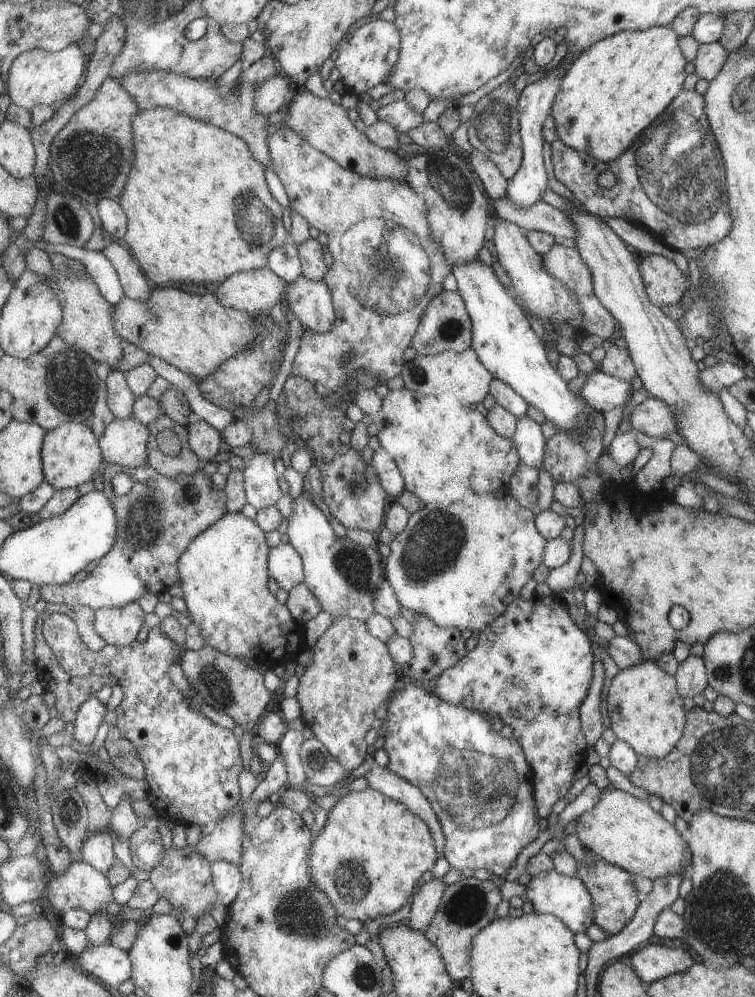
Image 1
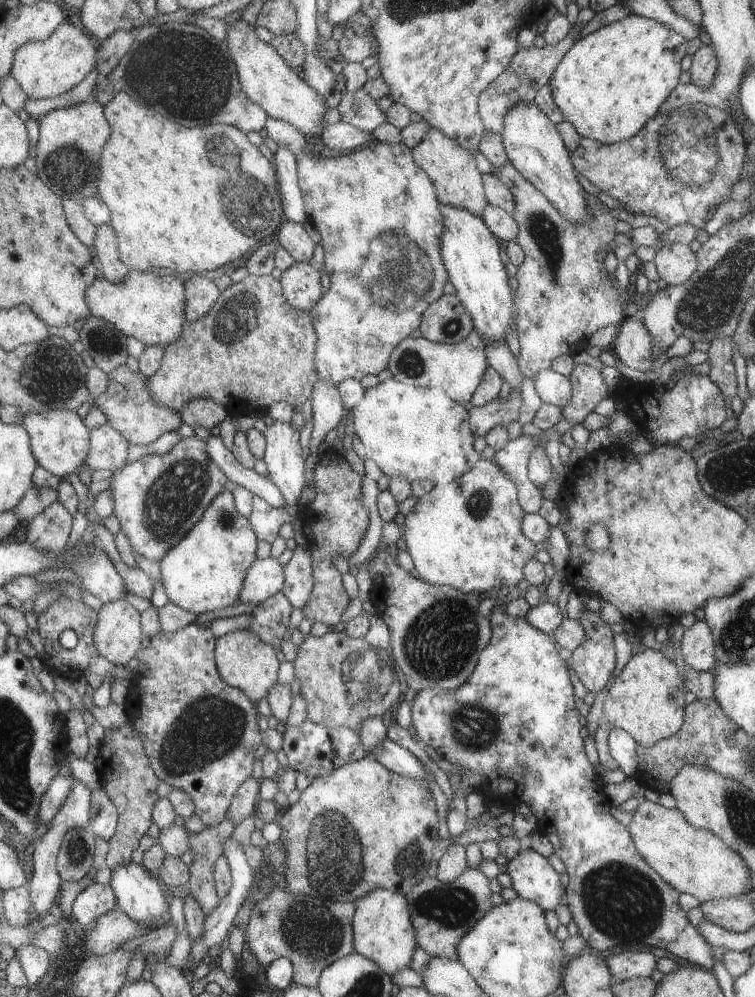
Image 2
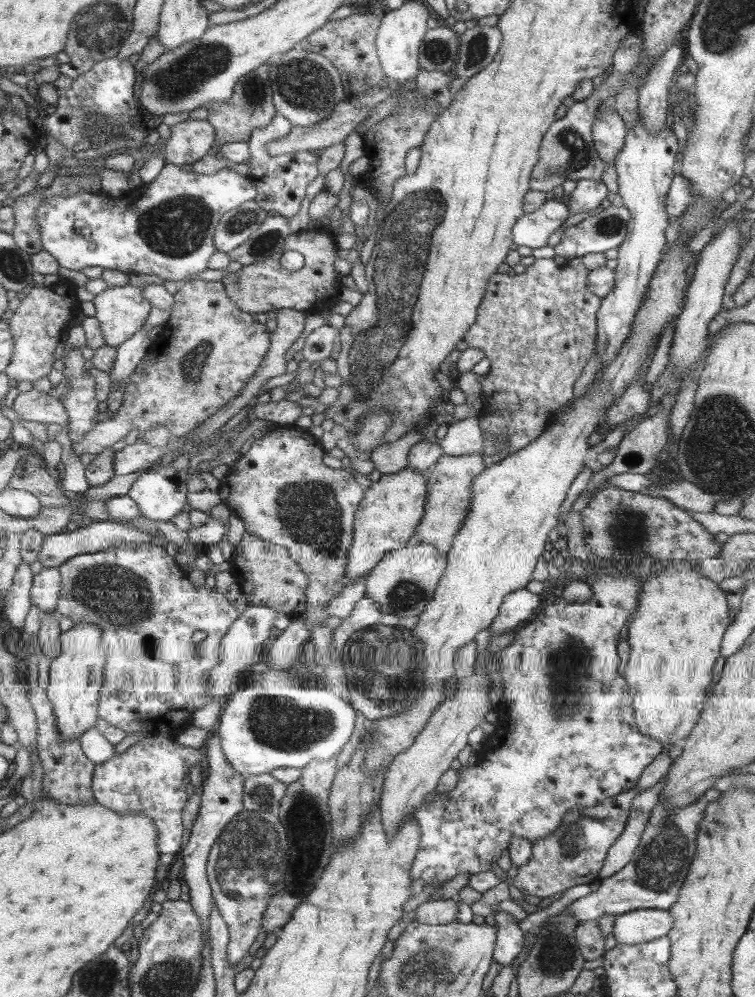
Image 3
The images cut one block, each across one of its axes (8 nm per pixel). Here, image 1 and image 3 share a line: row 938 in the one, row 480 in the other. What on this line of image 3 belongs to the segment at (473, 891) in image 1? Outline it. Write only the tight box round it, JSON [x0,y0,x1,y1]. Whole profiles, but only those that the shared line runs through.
[416,452,483,553]

